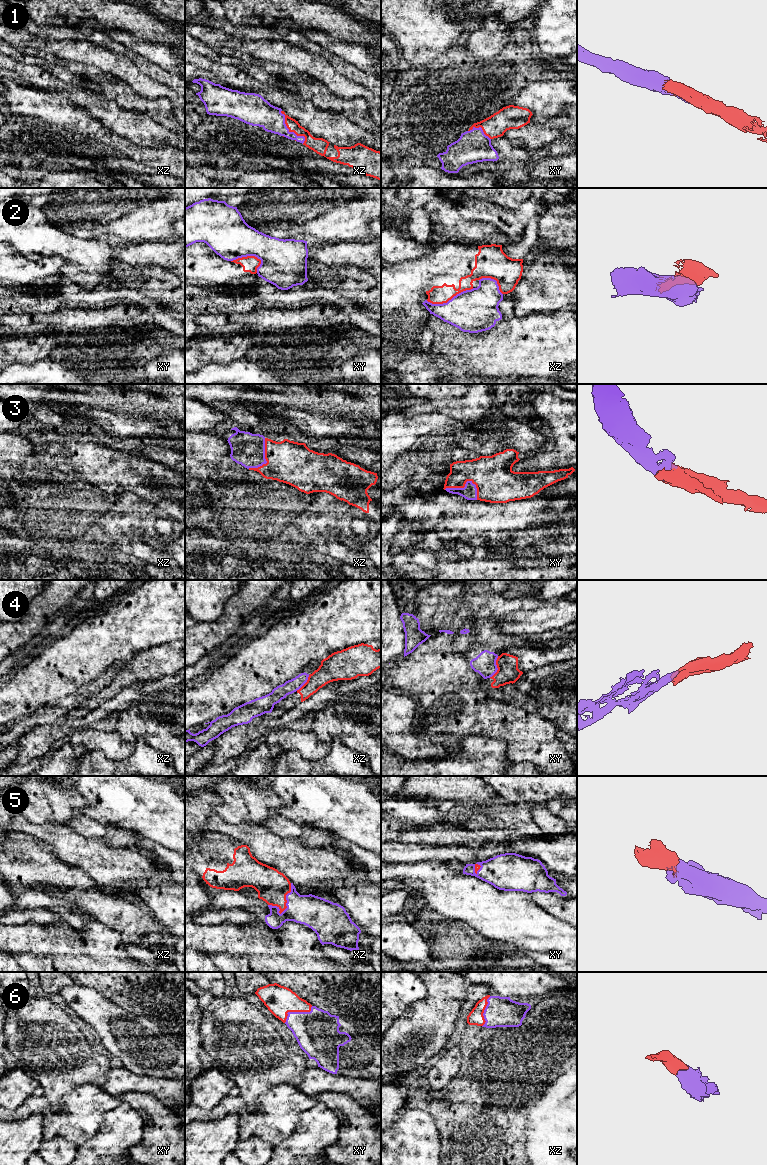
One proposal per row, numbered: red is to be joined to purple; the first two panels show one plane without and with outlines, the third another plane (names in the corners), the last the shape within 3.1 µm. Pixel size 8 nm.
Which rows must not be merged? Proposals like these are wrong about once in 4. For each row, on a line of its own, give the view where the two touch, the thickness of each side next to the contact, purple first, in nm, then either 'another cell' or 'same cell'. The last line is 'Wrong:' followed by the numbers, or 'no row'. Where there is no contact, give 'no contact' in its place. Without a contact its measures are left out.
1: xz | 200/120 nm | same cell
2: xz | 340/140 nm | another cell
3: xy | 120/320 nm | same cell
4: xy | 180/170 nm | another cell
5: xz | 260/260 nm | same cell
6: xy | 360/240 nm | same cell
Wrong: 2, 4

